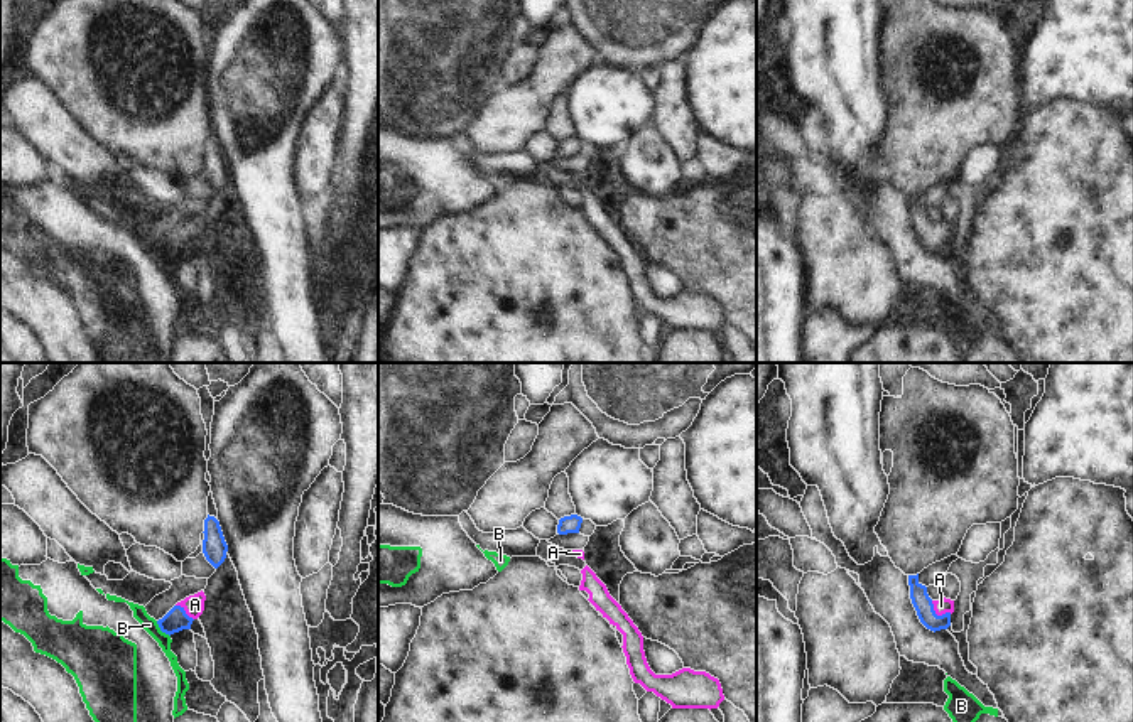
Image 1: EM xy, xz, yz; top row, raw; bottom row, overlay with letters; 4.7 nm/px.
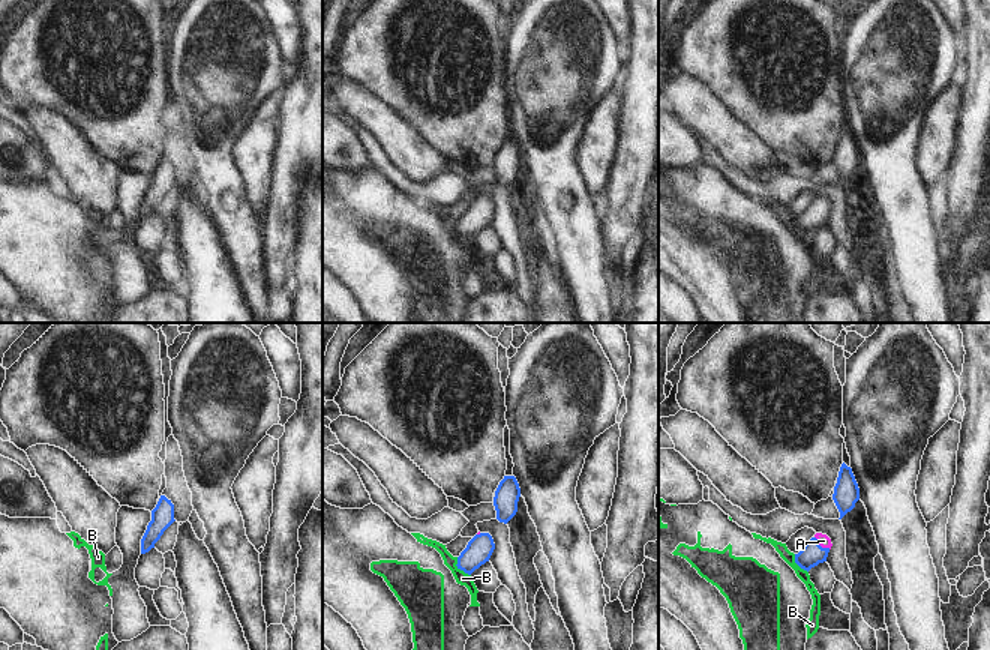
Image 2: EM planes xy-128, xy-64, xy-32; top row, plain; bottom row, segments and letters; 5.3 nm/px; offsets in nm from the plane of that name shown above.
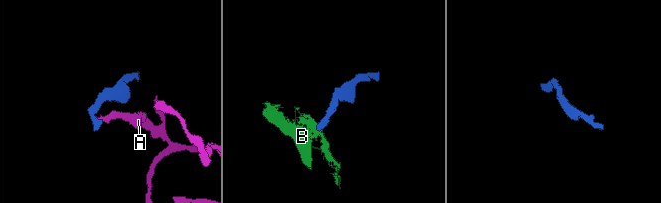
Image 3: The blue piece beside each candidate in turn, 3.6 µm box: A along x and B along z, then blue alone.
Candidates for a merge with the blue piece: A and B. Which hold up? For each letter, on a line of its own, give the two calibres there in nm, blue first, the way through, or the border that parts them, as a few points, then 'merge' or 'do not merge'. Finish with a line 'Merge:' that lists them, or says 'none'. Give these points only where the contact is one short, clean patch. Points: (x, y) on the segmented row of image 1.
A: 90 nm thick on the blue side, 70 nm on the other; runs through yz (922, 603), (936, 614), (941, 606); merge
B: 110 nm thick on the blue side, 70 nm on the other; border along xy (156, 621), (169, 636); do not merge
Merge: A

